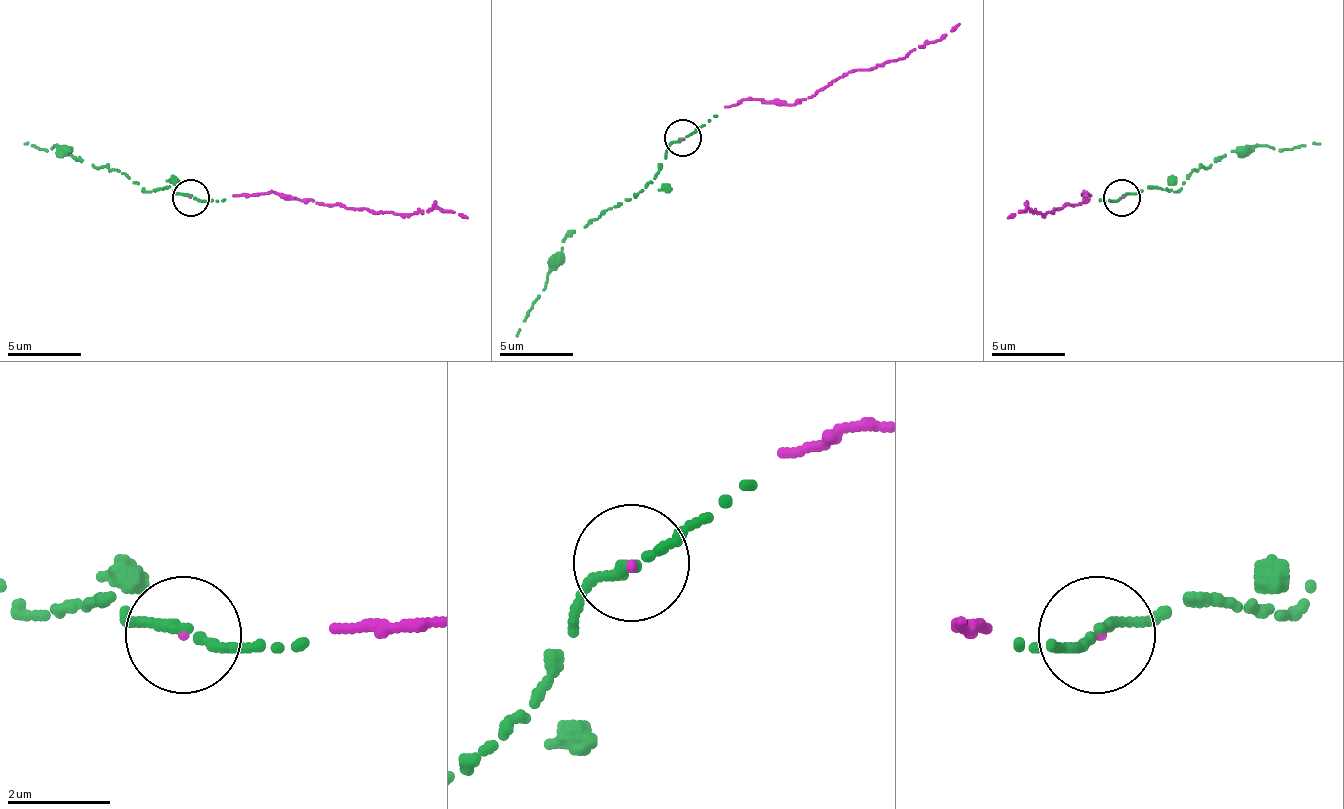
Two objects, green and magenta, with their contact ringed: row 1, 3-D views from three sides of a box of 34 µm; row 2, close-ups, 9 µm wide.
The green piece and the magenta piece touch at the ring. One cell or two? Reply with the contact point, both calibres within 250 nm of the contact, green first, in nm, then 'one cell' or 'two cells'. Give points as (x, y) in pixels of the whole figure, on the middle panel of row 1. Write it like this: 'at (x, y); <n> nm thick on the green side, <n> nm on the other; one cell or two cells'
at (682, 138); 190 nm thick on the green side, 70 nm on the other; two cells

